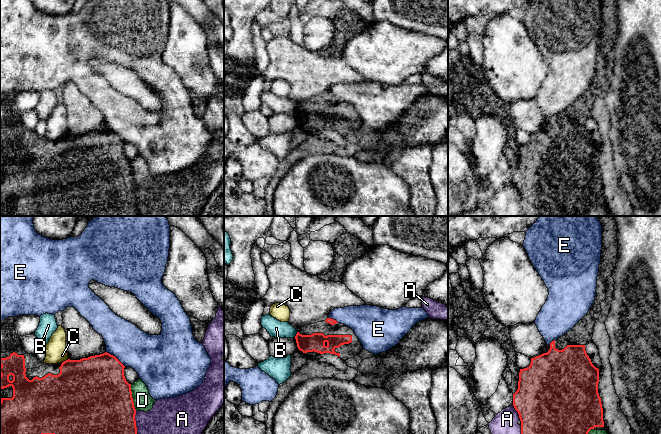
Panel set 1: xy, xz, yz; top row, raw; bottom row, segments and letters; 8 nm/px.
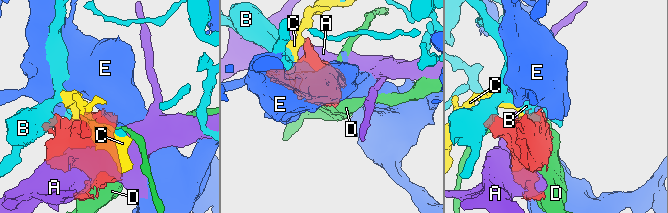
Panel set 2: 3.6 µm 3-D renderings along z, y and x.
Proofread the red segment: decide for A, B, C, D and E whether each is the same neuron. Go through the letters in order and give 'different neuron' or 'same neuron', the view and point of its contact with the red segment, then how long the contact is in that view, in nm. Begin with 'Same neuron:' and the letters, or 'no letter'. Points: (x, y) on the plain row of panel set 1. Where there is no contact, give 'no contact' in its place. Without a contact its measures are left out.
Same neuron: no letter
A: different neuron | yz (517, 187) | 140 nm
B: different neuron | xz (296, 110) | 50 nm
C: different neuron | xy (66, 136) | 60 nm
D: different neuron | xy (131, 173) | 220 nm
E: different neuron | xy (115, 133) | 200 nm

